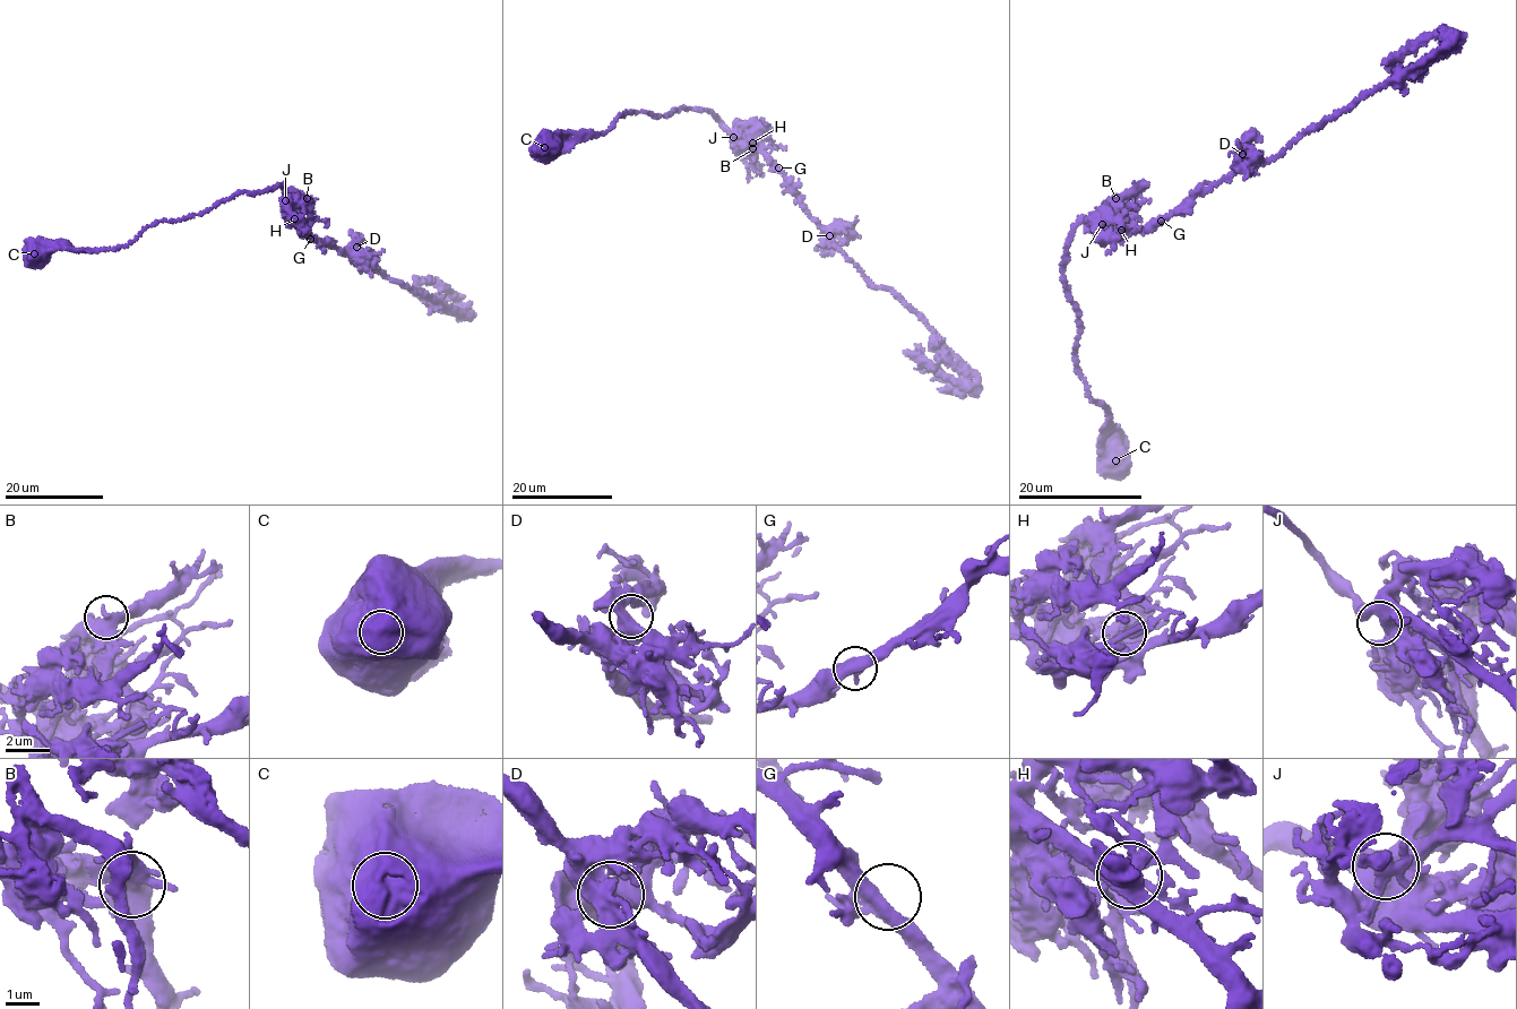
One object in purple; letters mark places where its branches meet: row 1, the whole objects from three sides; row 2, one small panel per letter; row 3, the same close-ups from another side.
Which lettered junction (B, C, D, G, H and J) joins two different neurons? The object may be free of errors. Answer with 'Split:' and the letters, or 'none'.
Split: none

